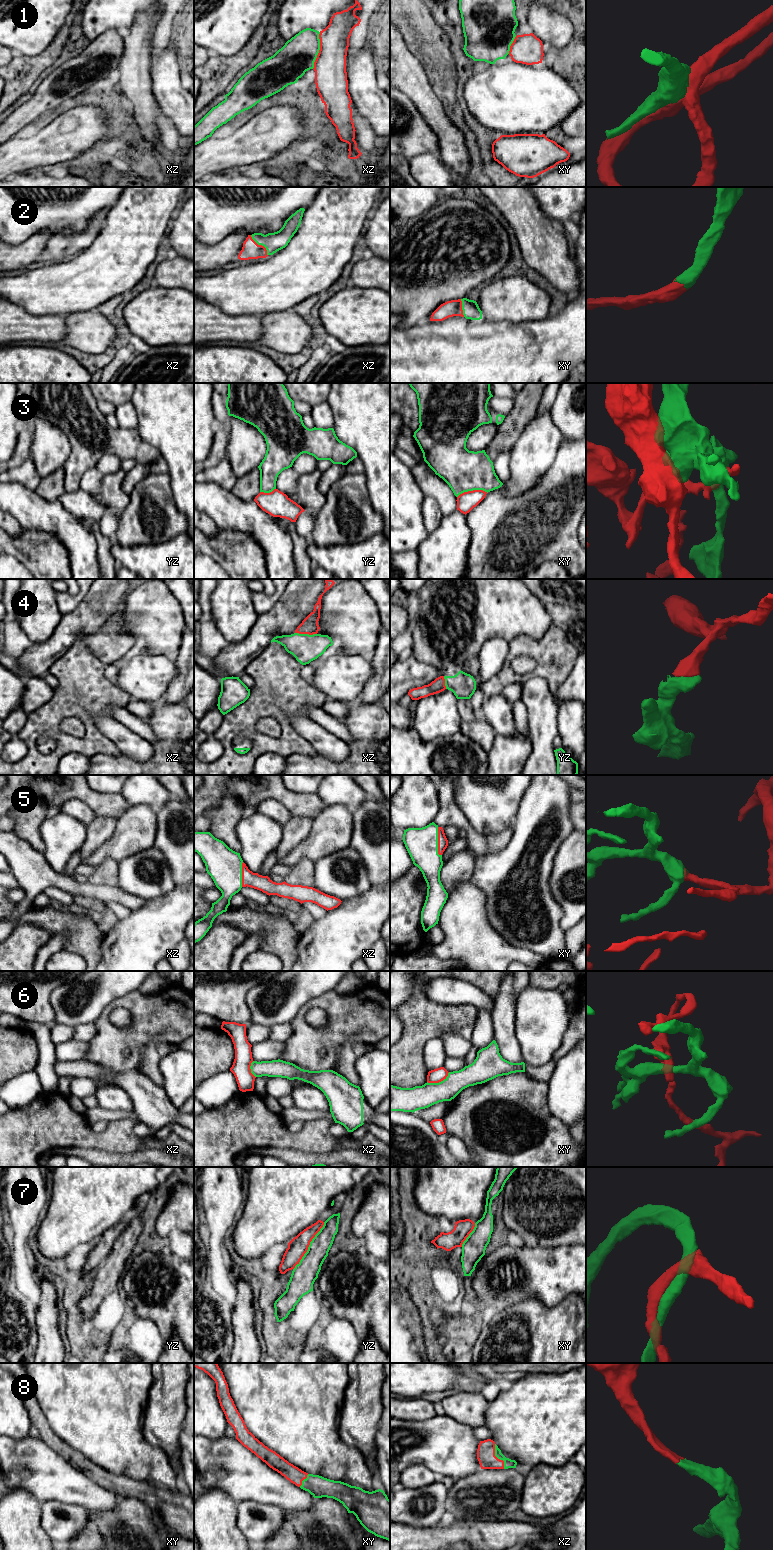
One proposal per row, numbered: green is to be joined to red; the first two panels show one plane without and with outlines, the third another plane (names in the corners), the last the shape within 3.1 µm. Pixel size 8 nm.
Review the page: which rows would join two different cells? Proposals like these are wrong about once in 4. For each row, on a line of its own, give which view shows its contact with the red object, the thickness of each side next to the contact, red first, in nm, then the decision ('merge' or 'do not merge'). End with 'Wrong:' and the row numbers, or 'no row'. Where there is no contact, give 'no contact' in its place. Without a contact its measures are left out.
1: xz | 260/280 nm | merge
2: xz | 140/160 nm | merge
3: xy | 150/340 nm | do not merge
4: xz | 140/220 nm | merge
5: xy | 80/260 nm | merge
6: xy | 110/190 nm | do not merge
7: yz | 160/200 nm | merge
8: xz | 140/80 nm | merge
Wrong: 3, 6

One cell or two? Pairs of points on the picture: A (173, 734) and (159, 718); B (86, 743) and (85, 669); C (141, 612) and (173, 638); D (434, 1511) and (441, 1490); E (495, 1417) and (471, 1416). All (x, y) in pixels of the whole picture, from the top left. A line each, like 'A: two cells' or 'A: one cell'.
A: one cell
B: one cell
C: one cell
D: one cell
E: two cells

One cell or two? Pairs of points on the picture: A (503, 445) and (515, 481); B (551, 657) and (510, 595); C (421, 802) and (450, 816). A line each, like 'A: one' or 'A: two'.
A: two
B: two
C: two

